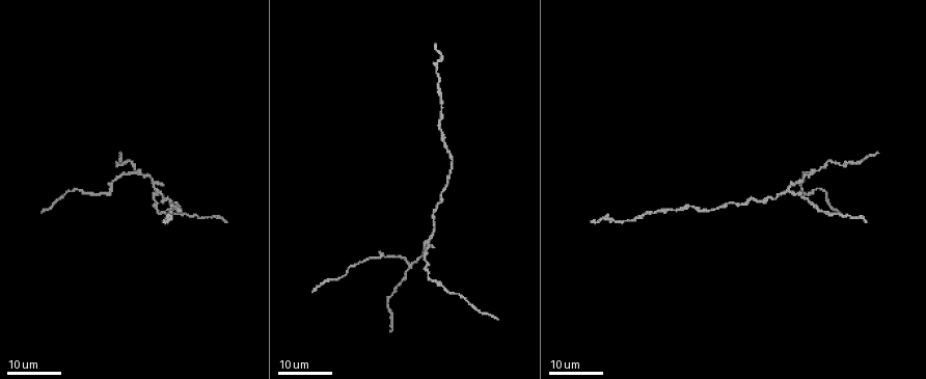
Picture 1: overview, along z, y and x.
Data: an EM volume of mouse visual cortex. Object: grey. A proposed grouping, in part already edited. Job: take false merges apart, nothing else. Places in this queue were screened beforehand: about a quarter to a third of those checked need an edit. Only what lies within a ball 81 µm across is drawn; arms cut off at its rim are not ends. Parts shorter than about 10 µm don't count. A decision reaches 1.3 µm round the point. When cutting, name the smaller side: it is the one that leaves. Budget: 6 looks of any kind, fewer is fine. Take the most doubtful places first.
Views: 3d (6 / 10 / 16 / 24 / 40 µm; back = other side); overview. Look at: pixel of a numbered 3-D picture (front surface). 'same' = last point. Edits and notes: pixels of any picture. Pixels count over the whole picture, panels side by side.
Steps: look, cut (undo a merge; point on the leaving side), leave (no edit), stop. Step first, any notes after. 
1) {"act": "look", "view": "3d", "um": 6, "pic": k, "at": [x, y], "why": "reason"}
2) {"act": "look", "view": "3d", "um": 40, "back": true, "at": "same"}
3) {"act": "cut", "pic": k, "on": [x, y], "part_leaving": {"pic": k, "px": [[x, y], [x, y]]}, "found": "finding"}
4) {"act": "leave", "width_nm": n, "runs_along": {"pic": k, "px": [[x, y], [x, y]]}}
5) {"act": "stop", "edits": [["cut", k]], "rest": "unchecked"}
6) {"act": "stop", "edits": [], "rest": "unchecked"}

{"act": "look", "view": "3d", "um": 24, "pic": 1, "at": [426, 241], "why": "three arms meet"}

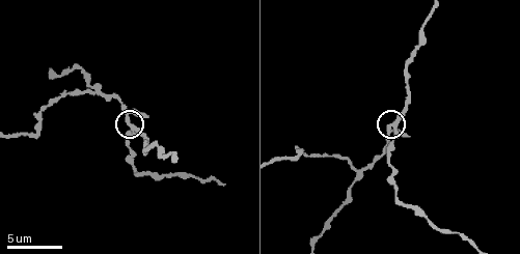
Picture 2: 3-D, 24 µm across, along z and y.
{"act": "look", "view": "3d", "um": 6, "pic": 2, "at": [394, 124]}

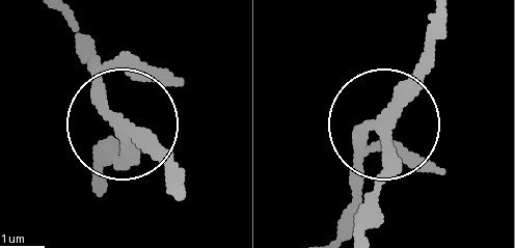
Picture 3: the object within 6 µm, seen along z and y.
{"act": "look", "view": "3d", "um": 6, "back": true, "pic": 3, "at": [119, 123]}

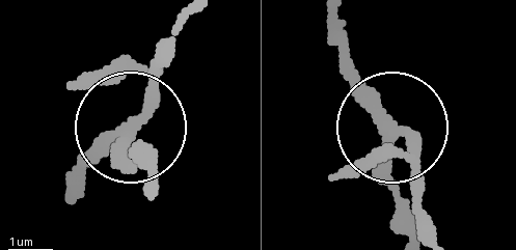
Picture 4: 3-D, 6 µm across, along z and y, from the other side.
{"act": "leave", "arms": 3, "runs_along": {"pic": 4, "px": [[331, 24], [387, 136], [399, 232]]}, "found": "all the same neuron"}

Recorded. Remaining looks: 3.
{"act": "look", "view": "3d", "um": 16, "pic": 2, "at": [98, 90], "why": "two arms in line, one across"}

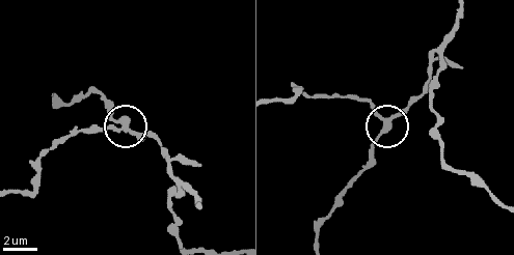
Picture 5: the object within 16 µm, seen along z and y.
{"act": "leave", "arms": 3, "found": "continuous, no second neuron"}

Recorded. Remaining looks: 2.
{"act": "look", "view": "3d", "um": 10, "pic": 2, "at": [294, 159], "why": "calibre changes"}

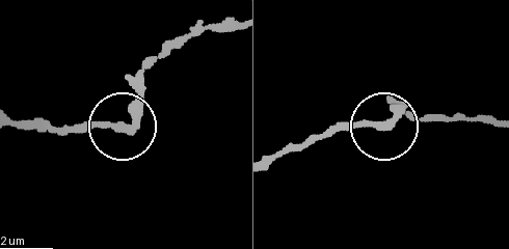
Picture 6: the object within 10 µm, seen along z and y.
{"act": "leave", "width_nm": 260, "runs_along": {"pic": 6, "px": [[492, 126], [426, 120], [406, 107], [379, 128], [314, 134]]}, "found": "one neuron here"}

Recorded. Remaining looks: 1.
{"act": "stop", "edits": [], "rest": "unchecked"}

